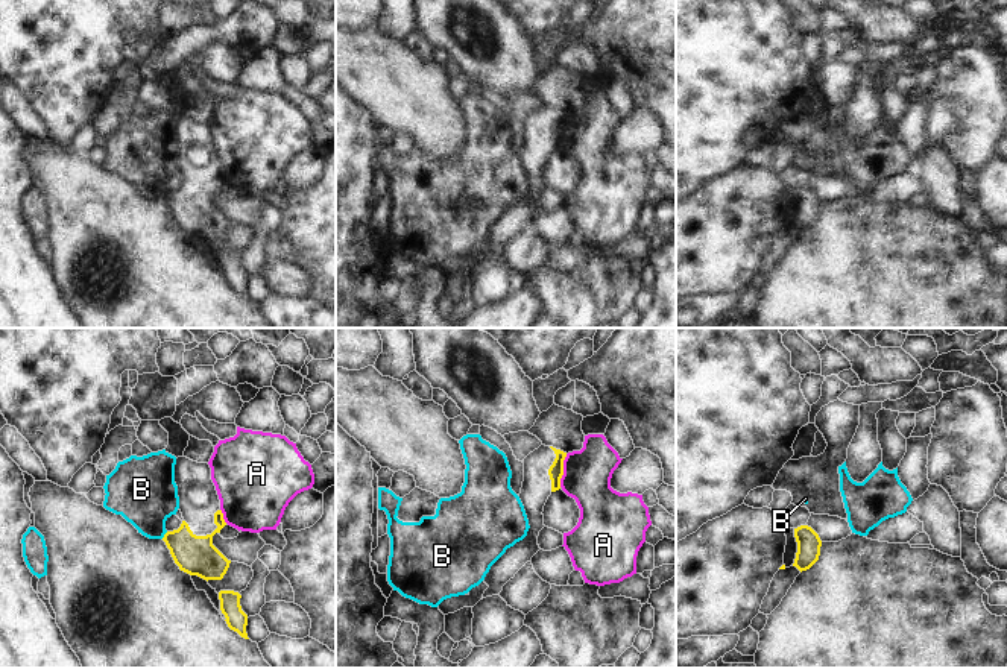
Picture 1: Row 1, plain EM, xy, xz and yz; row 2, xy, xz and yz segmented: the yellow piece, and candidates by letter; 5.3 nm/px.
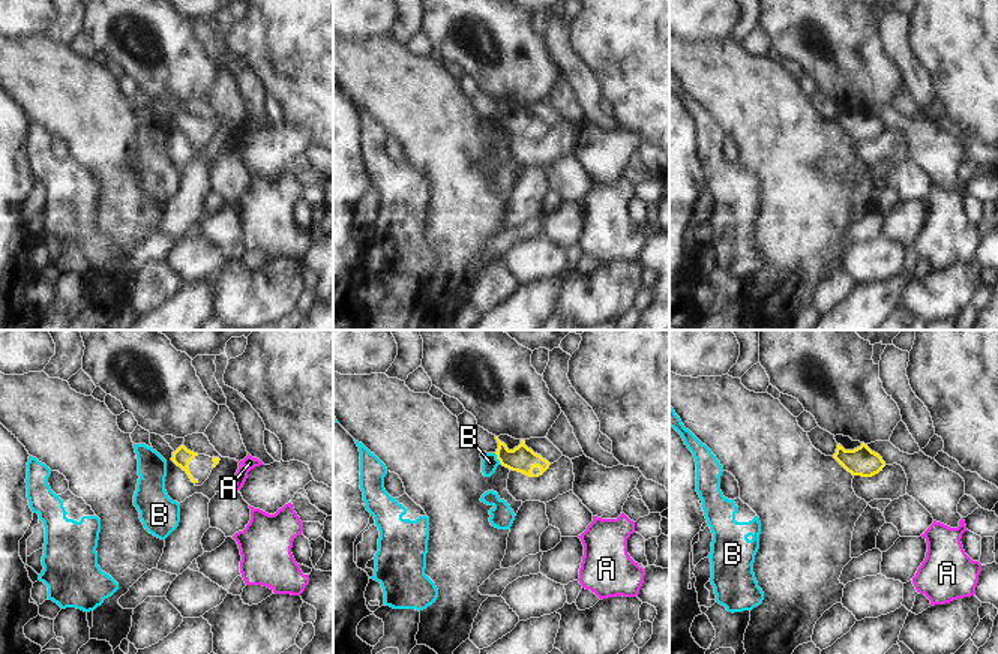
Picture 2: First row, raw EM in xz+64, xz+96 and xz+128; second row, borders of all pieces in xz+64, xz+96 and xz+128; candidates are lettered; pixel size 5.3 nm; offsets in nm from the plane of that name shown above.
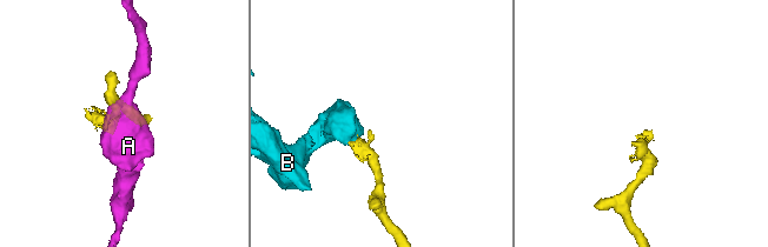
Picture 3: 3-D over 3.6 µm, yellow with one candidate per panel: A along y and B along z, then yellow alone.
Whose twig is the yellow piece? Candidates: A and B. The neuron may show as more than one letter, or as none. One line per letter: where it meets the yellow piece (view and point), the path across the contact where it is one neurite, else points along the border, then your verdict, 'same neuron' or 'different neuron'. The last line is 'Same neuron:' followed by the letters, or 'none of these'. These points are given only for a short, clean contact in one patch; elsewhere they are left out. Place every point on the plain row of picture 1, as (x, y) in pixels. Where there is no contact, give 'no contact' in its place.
A: meets yellow in xz at (562, 131); border along xz (567, 114), (562, 123), (559, 146); different neuron
B: meets yellow in xy at (164, 195); border along xy (167, 192), (161, 198); different neuron
Same neuron: none of these

